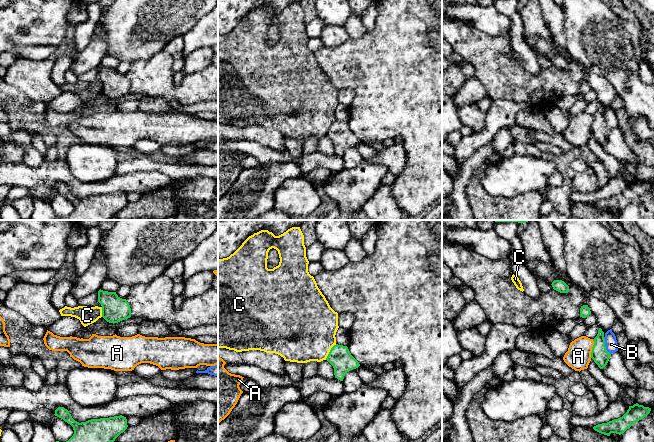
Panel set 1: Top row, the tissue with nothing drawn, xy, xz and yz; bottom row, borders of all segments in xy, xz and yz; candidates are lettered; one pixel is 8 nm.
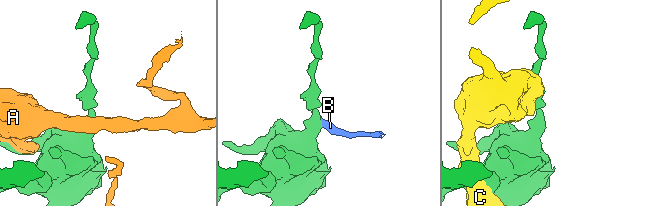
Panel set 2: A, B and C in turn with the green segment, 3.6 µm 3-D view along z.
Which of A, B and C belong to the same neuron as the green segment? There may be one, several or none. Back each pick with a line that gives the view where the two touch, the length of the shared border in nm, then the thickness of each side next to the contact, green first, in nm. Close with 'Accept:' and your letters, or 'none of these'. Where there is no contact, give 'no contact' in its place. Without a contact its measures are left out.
Accept: none of these

